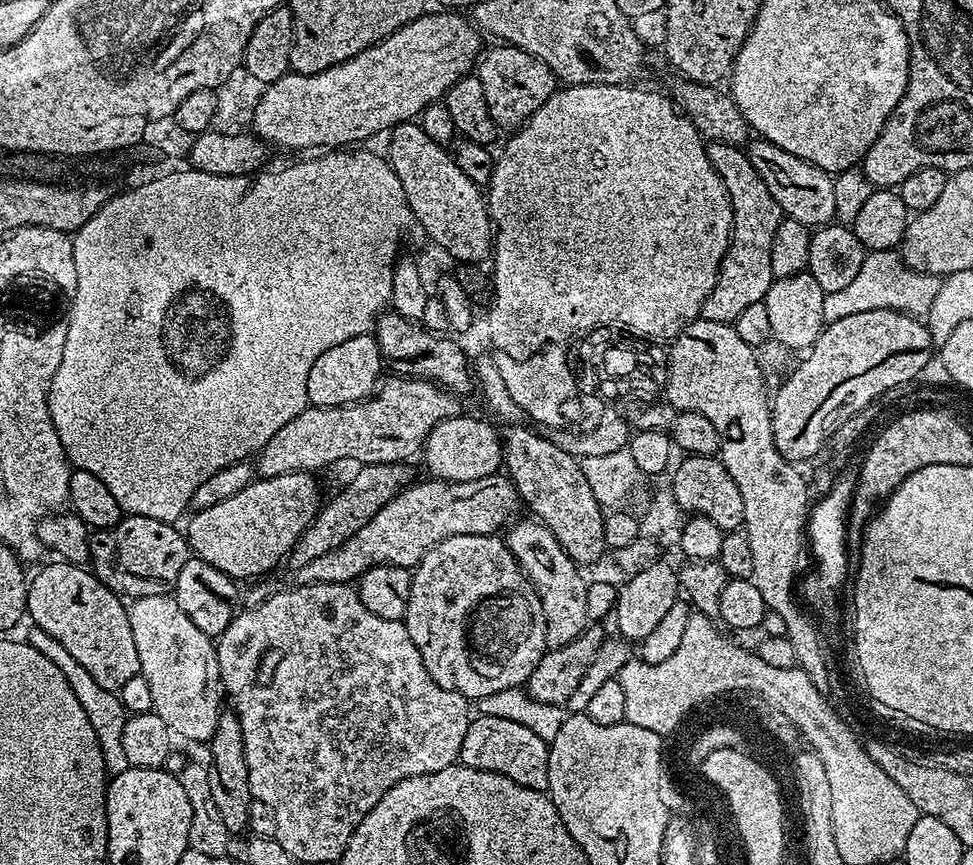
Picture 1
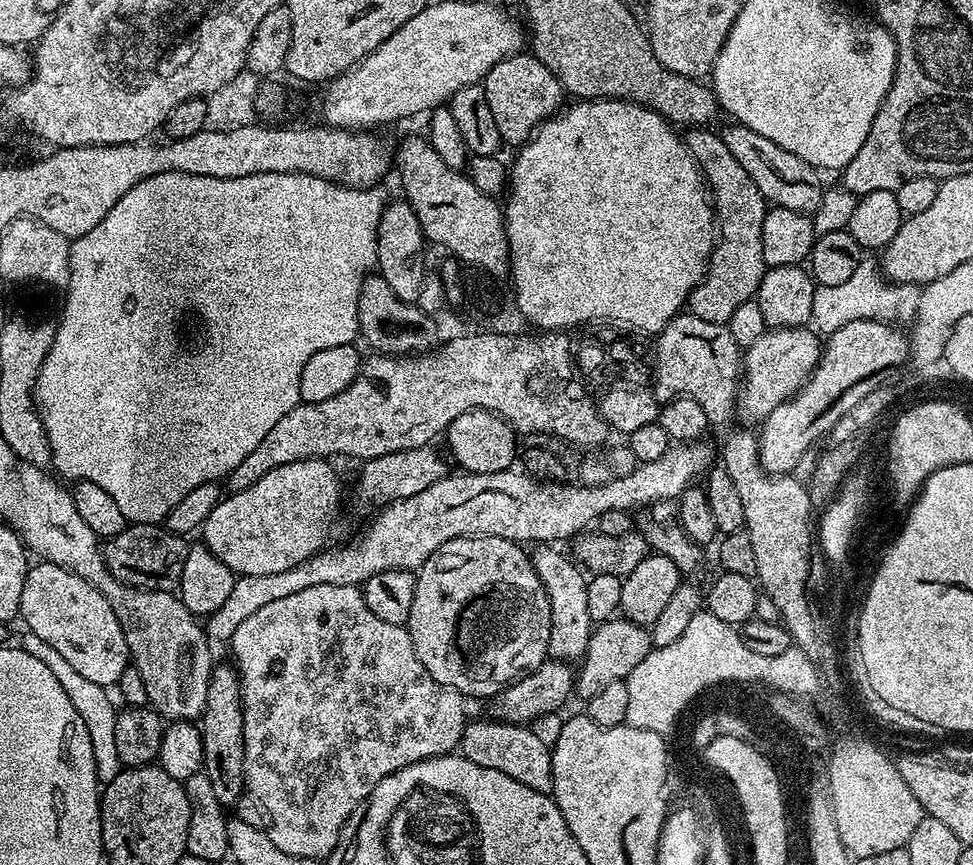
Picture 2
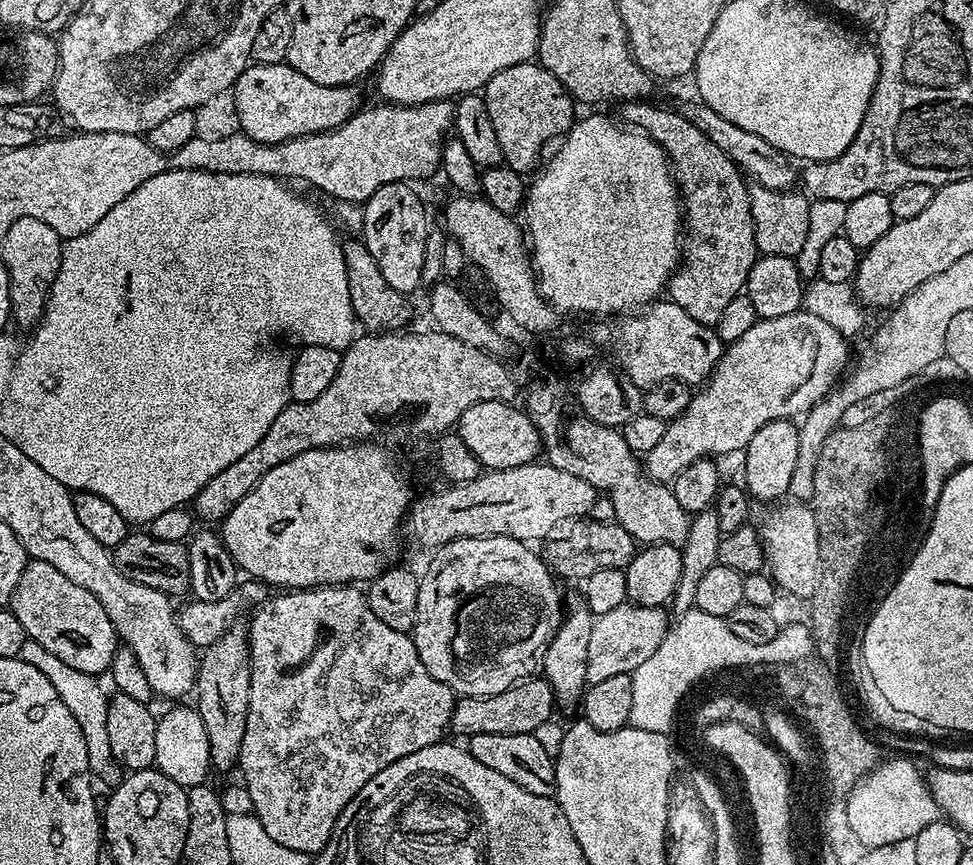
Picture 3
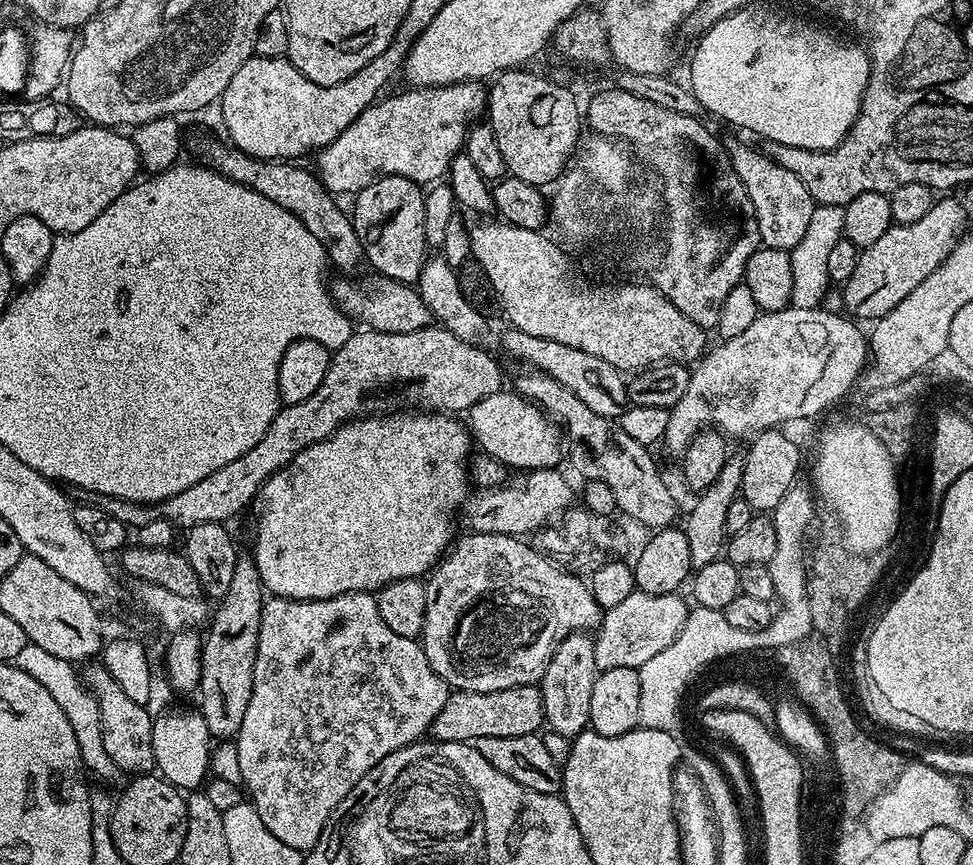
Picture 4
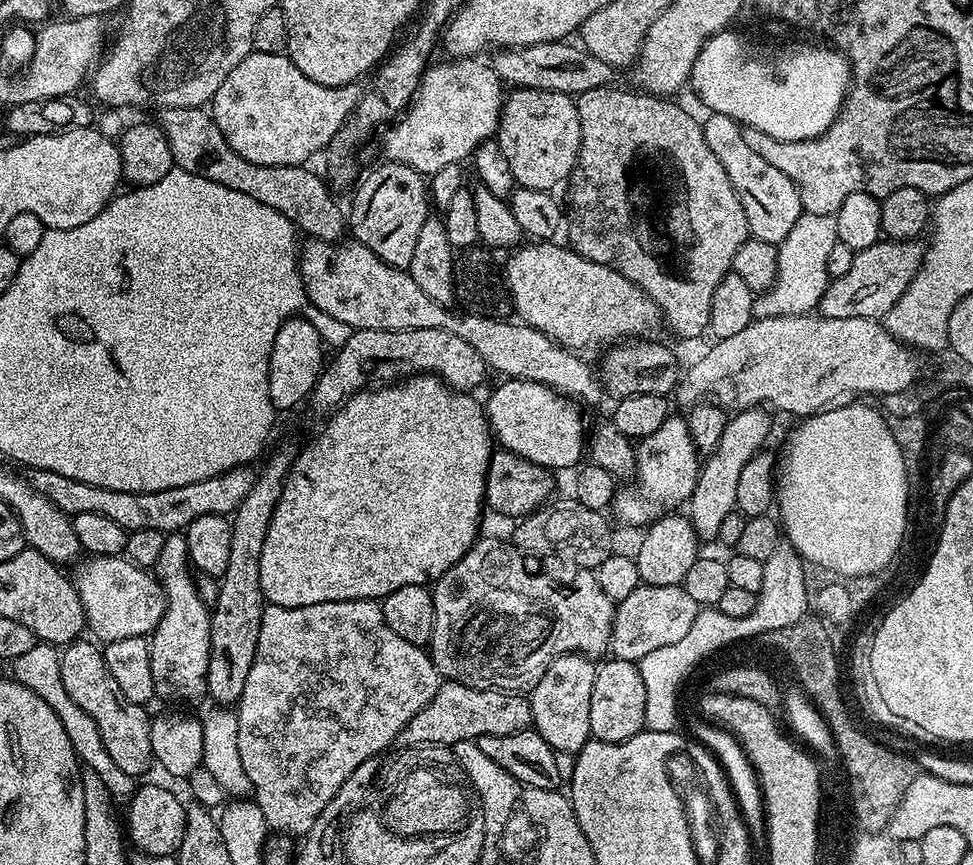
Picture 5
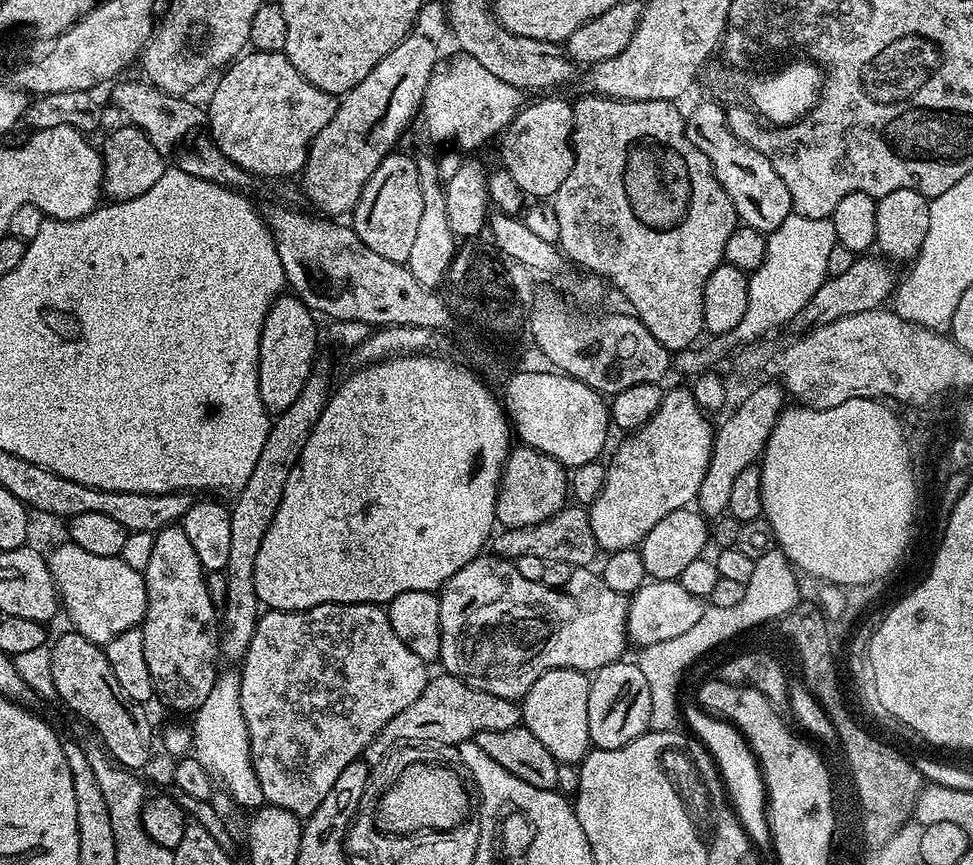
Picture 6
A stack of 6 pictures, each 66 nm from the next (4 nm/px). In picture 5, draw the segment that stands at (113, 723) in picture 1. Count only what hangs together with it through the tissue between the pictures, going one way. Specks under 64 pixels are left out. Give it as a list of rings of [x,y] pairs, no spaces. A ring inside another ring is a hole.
[[[37,642],[34,650],[29,650],[26,654],[14,658],[10,662],[10,668],[12,668],[11,679],[34,690],[34,694],[38,694],[50,706],[50,710],[54,710],[54,714],[58,714],[58,722],[62,722],[62,728],[66,730],[66,738],[70,738],[70,746],[74,746],[76,759],[83,767],[94,770],[94,774],[98,774],[102,782],[106,782],[106,790],[110,790],[112,799],[117,802],[131,800],[138,787],[137,777],[118,770],[114,758],[106,754],[106,746],[102,742],[102,734],[98,726],[94,726],[94,718],[90,718],[90,714],[86,714],[86,710],[82,710],[82,706],[78,706],[74,698],[70,698],[70,693],[66,690],[65,683],[62,682],[60,652],[53,645]]]

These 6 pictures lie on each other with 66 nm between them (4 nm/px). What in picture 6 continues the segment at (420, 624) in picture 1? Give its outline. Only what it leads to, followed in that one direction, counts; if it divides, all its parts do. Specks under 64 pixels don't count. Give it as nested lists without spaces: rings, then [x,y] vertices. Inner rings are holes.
[[[481,554],[473,558],[470,562],[466,562],[466,566],[462,566],[462,570],[458,570],[458,574],[454,574],[439,589],[440,597],[440,658],[439,663],[444,664],[443,671],[447,675],[458,678],[464,684],[468,684],[471,688],[477,688],[483,692],[494,694],[498,698],[506,698],[507,700],[519,701],[530,690],[530,686],[534,686],[534,682],[538,682],[538,678],[542,674],[546,674],[546,670],[554,670],[555,668],[573,668],[585,674],[596,672],[602,666],[610,666],[614,661],[621,659],[625,655],[624,644],[629,643],[627,632],[627,614],[629,601],[622,594],[618,594],[614,590],[610,590],[610,586],[606,586],[606,582],[602,582],[602,578],[591,567],[577,567],[572,573],[573,576],[565,582],[564,588],[551,588],[548,584],[539,584],[536,580],[531,580],[528,576],[523,576],[519,572],[517,565],[513,561],[504,559],[503,556],[495,554]]]

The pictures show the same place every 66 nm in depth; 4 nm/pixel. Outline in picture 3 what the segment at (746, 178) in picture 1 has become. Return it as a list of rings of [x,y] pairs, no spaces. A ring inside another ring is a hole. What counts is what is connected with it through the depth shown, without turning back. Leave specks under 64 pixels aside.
[[[652,102],[625,103],[623,119],[639,131],[647,132],[668,153],[686,205],[686,236],[692,239],[683,249],[682,263],[668,280],[666,292],[672,303],[682,306],[694,322],[715,326],[726,305],[745,291],[750,266],[754,266],[758,255],[750,184],[735,161],[693,122],[687,121],[679,111],[655,108],[648,103]]]

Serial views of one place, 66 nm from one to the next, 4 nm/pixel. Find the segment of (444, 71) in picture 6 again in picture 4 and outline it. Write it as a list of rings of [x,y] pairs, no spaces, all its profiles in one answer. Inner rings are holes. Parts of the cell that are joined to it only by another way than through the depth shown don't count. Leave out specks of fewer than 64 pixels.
[[[463,80],[437,88],[409,87],[407,91],[377,99],[334,142],[315,153],[314,171],[329,192],[355,194],[380,176],[410,178],[421,186],[447,177],[450,162],[463,149],[468,129],[479,117],[476,115],[485,111],[485,85]]]

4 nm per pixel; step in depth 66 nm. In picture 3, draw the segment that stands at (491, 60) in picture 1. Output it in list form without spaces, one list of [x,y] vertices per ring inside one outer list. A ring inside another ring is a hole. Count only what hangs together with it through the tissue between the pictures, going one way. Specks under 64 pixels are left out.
[[[538,62],[498,70],[498,74],[484,85],[482,95],[490,123],[494,125],[494,135],[502,145],[504,163],[521,174],[531,173],[541,163],[544,147],[551,140],[559,141],[574,123],[574,97],[564,89],[562,82],[558,82],[558,78],[554,78],[554,74],[550,74],[550,70]]]

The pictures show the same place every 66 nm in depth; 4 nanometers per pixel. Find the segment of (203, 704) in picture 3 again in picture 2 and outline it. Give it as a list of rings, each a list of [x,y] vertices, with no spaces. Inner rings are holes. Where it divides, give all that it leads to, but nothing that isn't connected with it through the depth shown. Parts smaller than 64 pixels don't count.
[[[217,663],[210,674],[210,686],[206,686],[206,706],[200,728],[202,754],[204,755],[202,771],[210,778],[214,786],[214,798],[225,806],[234,806],[246,791],[244,779],[244,699],[240,693],[240,673],[231,663]]]

